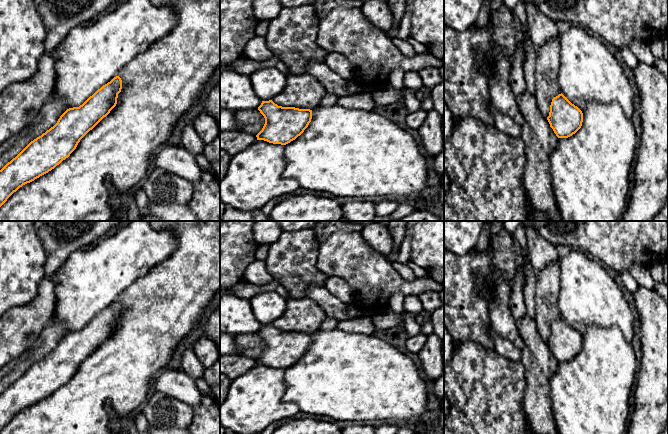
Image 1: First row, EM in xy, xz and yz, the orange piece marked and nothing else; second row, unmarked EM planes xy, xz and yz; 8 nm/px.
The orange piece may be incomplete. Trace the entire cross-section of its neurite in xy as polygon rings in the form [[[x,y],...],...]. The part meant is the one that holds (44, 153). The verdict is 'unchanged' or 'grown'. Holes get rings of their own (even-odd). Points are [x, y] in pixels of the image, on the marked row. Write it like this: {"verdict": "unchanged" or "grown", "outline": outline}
{"verdict": "grown", "outline": [[[151,0],[151,2],[154,5],[172,5],[178,14],[176,26],[165,37],[138,54],[116,77],[98,89],[82,105],[67,109],[53,127],[31,141],[0,170],[0,221],[109,221],[114,209],[110,205],[110,194],[105,179],[108,177],[114,188],[124,196],[136,189],[146,178],[148,166],[155,153],[166,145],[175,124],[193,106],[215,69],[220,66],[220,0]]]}

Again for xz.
{"verdict": "grown", "outline": [[[272,100],[262,101],[258,110],[265,118],[257,140],[284,146],[284,178],[296,179],[300,187],[328,192],[339,197],[400,197],[416,194],[428,186],[429,158],[414,138],[399,126],[373,111],[344,108],[339,105],[317,106],[315,109],[282,107]]]}

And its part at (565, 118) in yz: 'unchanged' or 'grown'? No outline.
grown

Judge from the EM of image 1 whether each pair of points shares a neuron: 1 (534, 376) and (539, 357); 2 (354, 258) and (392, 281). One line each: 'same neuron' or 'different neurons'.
1: same neuron
2: same neuron

